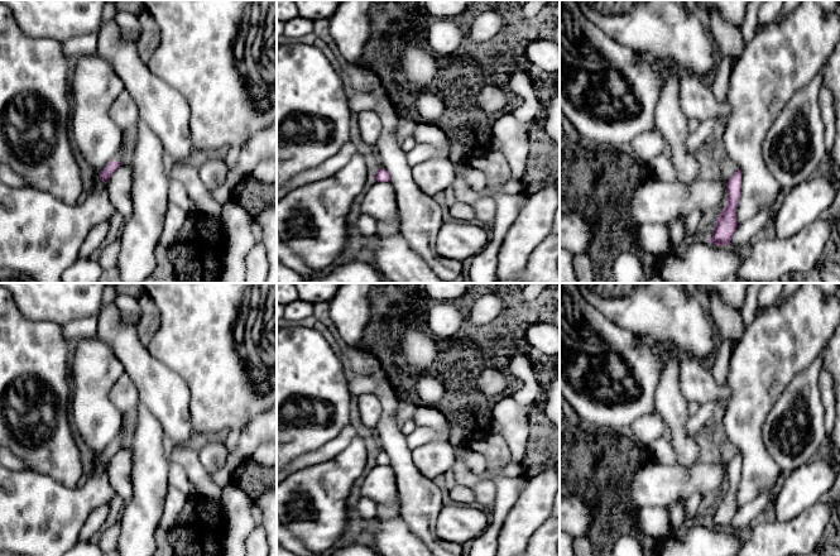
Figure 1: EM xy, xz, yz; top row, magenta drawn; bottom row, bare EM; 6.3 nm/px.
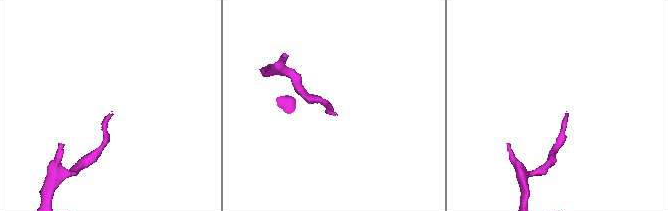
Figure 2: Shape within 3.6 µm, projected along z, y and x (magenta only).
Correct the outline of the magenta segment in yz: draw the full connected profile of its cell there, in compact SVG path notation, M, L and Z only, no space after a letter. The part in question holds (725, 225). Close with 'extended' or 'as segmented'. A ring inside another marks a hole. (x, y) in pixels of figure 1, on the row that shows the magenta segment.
M736 171L726 183L726 203L715 219L712 236L709 239L714 245L729 245L738 227L736 207L741 193L741 171Z | as segmented

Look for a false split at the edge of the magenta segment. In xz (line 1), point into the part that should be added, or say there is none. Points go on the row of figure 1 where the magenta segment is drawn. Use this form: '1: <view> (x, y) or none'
1: none

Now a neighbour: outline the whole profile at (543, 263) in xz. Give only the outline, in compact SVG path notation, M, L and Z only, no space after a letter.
M549 233L537 244L520 279L525 283L560 283L560 234Z

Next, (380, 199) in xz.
M375 181L365 193L361 202L363 215L376 220L399 220L397 193L389 182Z

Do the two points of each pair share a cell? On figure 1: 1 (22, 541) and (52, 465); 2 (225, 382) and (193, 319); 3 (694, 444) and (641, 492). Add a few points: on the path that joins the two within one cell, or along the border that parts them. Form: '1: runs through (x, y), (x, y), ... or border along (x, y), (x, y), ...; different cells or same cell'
1: border along (28, 470), (46, 474), (65, 485), (76, 487); different cells
2: runs through (210, 367), (196, 341), (196, 334); same cell
3: border along (705, 458), (689, 466), (676, 464); different cells

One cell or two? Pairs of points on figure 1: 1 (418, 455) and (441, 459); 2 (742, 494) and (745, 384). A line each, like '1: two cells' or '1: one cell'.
1: one cell
2: one cell

